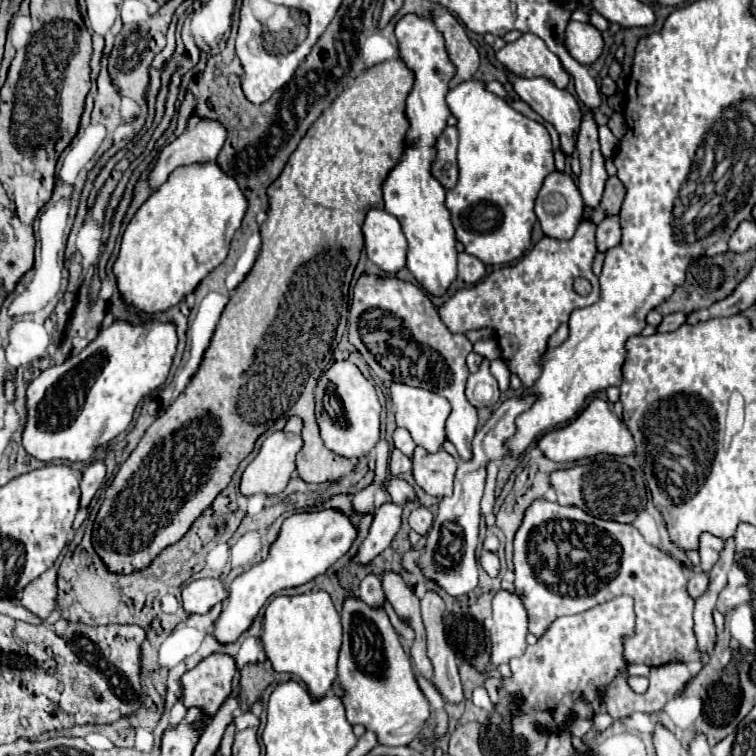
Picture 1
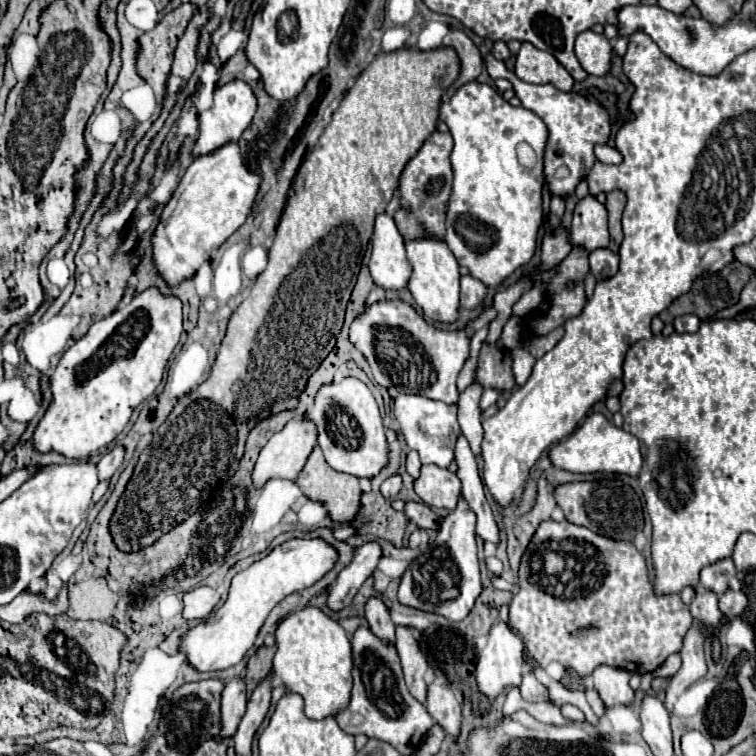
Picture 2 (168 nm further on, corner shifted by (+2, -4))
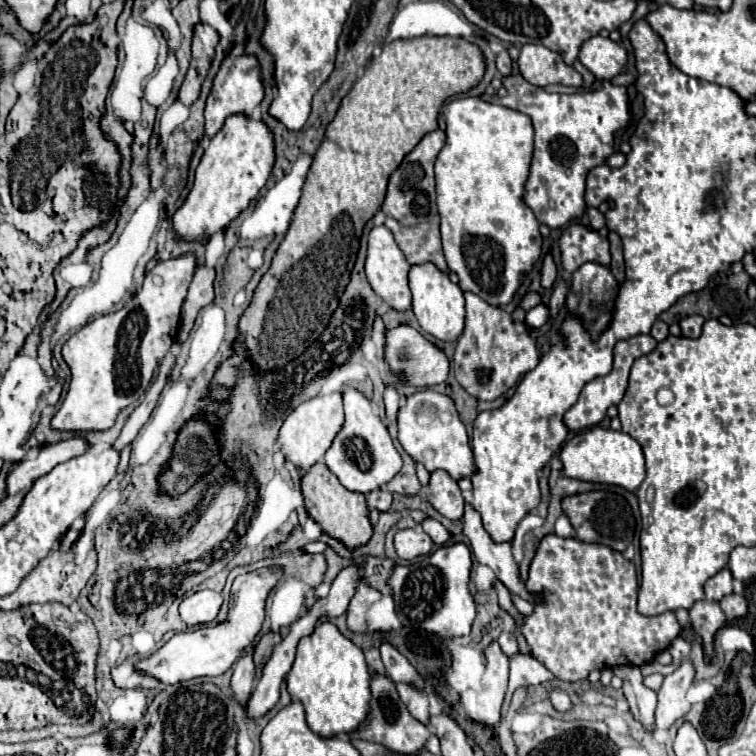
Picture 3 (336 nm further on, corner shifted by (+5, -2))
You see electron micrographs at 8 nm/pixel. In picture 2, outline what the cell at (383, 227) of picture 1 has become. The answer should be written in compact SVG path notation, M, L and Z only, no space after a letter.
M380 214L376 218L372 234L372 258L368 268L374 284L386 290L404 288L412 274L402 244L402 234L394 218L388 214Z

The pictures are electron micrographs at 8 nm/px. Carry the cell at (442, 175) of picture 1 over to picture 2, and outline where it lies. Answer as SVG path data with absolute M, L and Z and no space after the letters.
M434 132L418 150L418 154L406 164L402 176L400 176L400 202L402 206L418 218L418 222L426 224L426 232L442 238L444 236L444 220L446 220L446 202L450 198L452 190L452 166L450 166L450 154L452 154L452 134Z

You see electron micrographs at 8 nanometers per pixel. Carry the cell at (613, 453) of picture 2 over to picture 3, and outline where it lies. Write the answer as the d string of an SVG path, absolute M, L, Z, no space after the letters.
M593 426L589 430L583 430L581 434L575 434L563 446L561 462L563 462L563 474L569 478L599 482L599 484L613 484L629 492L635 492L639 484L645 480L645 458L643 458L641 446L629 434L615 432L611 428L605 430L601 426Z

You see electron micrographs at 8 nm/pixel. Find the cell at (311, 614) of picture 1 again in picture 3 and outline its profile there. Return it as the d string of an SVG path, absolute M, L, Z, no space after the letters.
M331 622L319 624L309 638L301 638L297 658L287 674L287 690L305 706L309 728L321 738L351 734L371 712L371 672L363 650L347 640Z

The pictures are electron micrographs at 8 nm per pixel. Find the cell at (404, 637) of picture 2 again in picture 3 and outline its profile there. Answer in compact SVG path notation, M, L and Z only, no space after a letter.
M397 684L395 686L399 692L399 698L403 700L403 704L407 704L407 710L411 712L411 716L415 720L419 720L421 724L429 724L429 698L427 692L421 688L413 688L409 684Z

